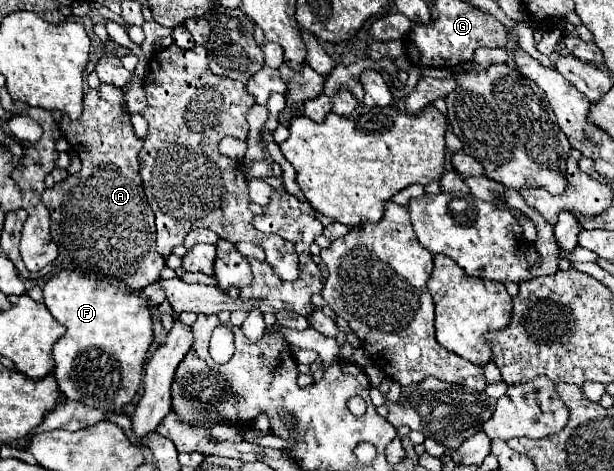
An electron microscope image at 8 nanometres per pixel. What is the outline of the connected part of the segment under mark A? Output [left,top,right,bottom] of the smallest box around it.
[43,83,165,291]

